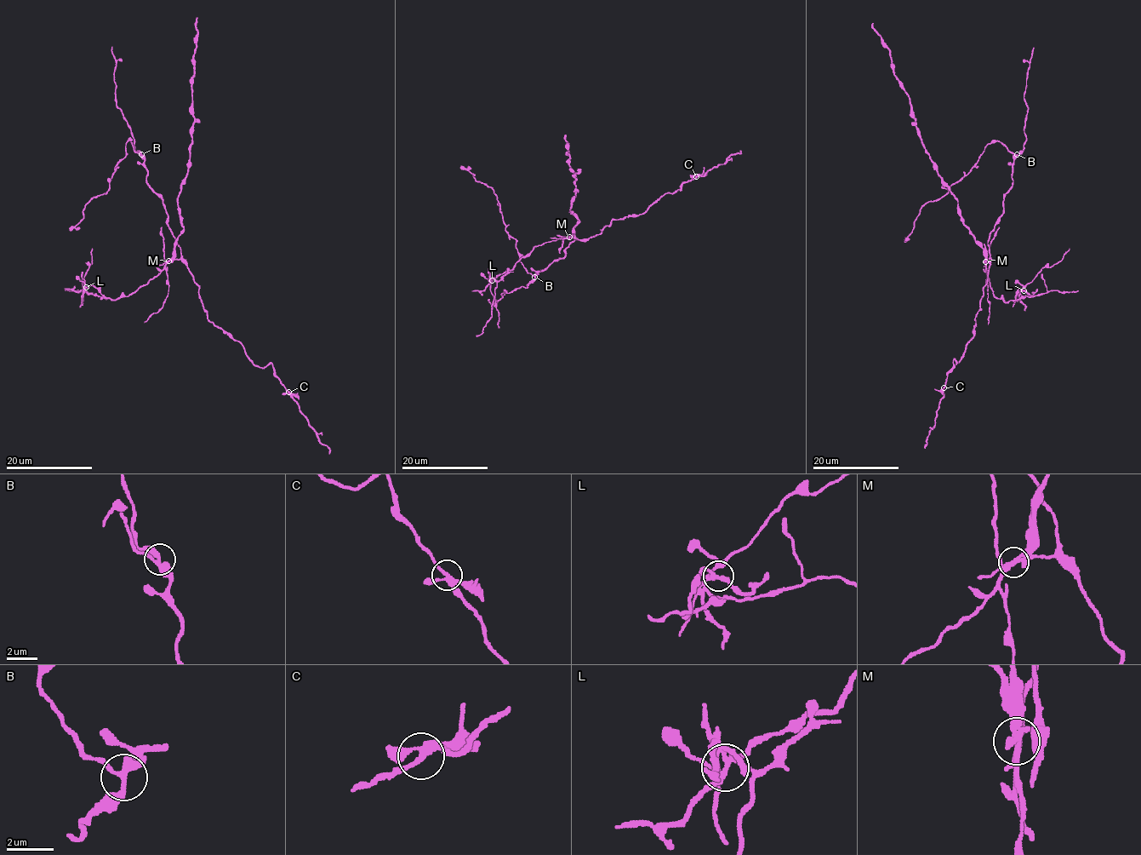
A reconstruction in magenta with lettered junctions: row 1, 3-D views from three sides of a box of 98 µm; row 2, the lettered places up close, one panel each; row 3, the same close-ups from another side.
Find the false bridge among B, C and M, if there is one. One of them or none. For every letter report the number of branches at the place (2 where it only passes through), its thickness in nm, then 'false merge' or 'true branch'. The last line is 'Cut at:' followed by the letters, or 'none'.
B: branches 3; calibre 240 nm; true branch
C: branches 4; calibre 240 nm; true branch
M: branches 4; calibre 240 nm; false merge
Cut at: M

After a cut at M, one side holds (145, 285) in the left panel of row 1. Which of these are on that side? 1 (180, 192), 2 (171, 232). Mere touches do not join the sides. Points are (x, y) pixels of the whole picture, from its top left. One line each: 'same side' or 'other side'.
1: same side
2: other side

